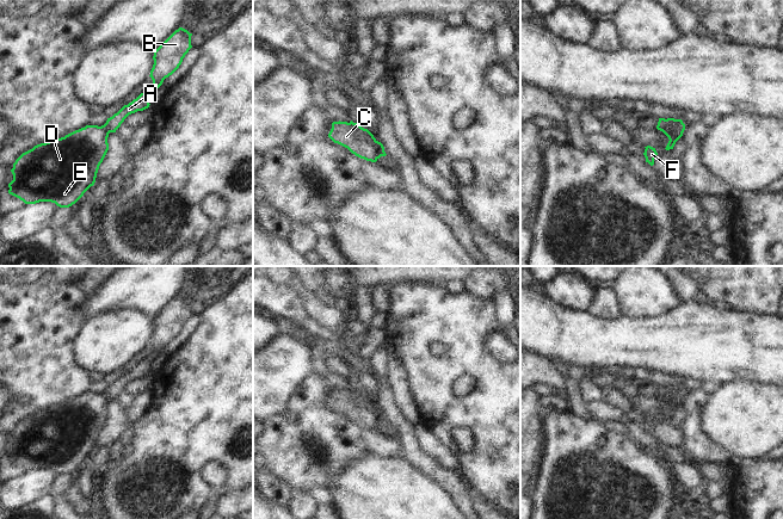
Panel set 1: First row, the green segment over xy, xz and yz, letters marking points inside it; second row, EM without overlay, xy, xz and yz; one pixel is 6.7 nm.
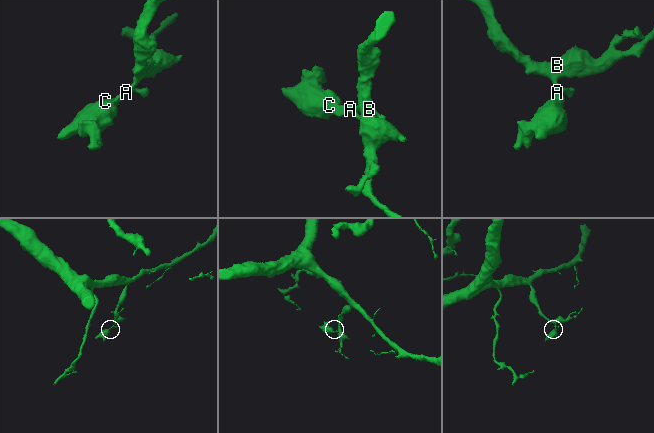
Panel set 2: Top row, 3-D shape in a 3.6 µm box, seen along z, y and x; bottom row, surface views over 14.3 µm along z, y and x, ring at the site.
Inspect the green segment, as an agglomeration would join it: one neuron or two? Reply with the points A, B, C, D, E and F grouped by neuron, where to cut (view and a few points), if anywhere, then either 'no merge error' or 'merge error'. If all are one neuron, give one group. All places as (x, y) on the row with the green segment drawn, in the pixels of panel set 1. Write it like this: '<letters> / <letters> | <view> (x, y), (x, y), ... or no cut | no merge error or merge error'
A B / C D E F | yz (682, 122), (660, 130) | merge error

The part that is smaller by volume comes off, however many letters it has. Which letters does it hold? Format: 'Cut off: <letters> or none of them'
Cut off: C, D, E, F.

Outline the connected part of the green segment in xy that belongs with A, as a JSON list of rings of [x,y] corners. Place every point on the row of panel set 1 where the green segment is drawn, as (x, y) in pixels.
[[[179,27],[154,51],[154,64],[149,75],[153,84],[136,99],[124,105],[112,117],[107,118],[105,126],[109,132],[116,132],[129,115],[149,107],[150,95],[162,85],[166,78],[179,68],[183,58],[192,48],[191,36],[192,33],[187,30]]]

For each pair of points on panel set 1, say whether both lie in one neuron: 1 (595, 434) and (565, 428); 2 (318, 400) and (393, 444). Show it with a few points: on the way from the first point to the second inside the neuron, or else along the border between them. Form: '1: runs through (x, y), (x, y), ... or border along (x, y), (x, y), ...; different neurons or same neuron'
1: runs through (587, 434), (572, 434); same neuron
2: runs through (327, 421), (341, 436), (371, 443); same neuron

